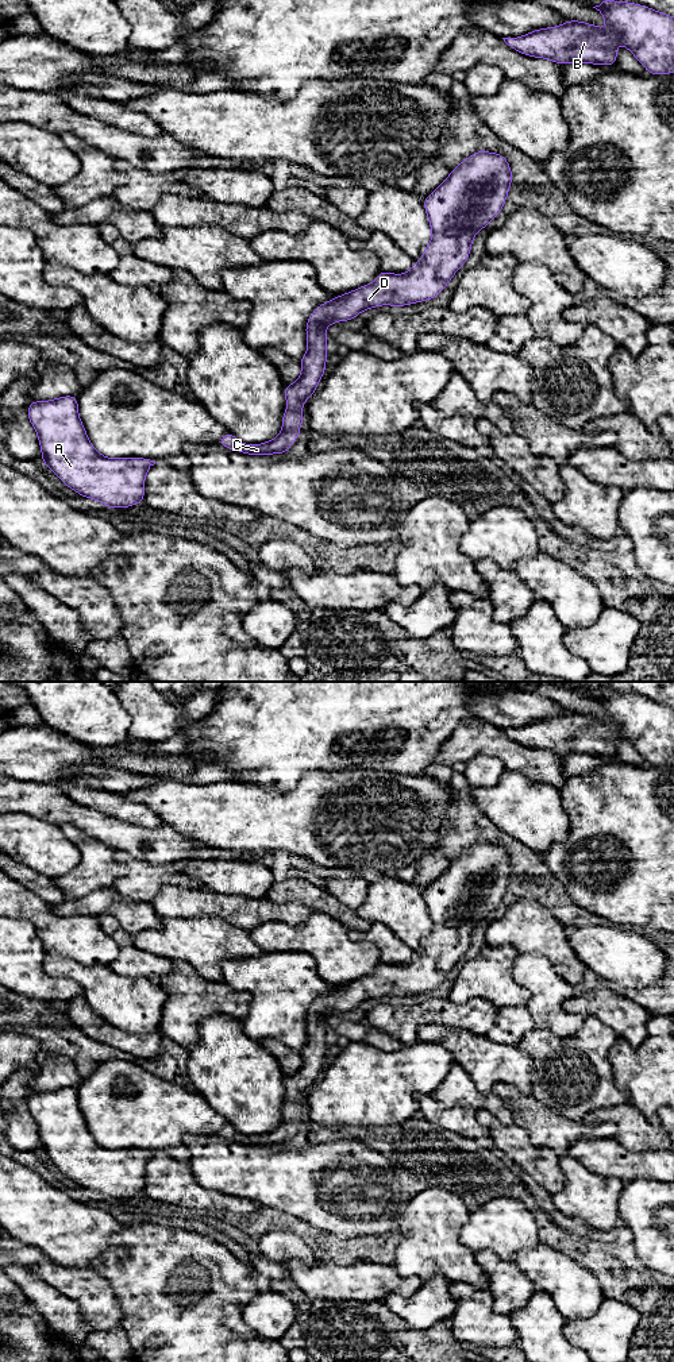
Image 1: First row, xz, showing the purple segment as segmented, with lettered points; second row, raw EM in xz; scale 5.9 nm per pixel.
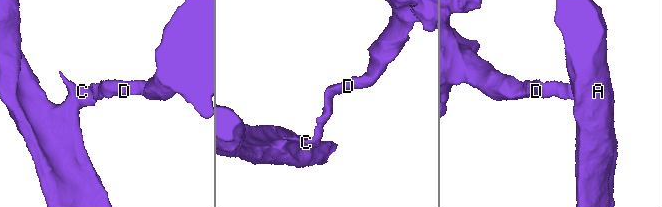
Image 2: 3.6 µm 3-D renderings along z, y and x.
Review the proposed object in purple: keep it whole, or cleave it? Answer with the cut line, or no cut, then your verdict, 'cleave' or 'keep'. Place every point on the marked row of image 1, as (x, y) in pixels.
no cut; keep

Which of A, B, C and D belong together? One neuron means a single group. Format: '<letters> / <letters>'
A B C D

